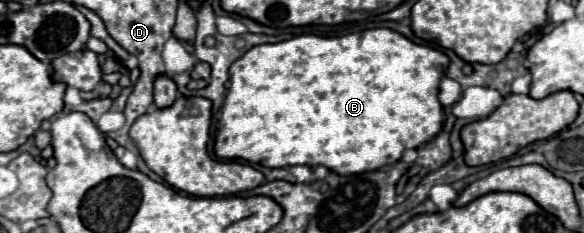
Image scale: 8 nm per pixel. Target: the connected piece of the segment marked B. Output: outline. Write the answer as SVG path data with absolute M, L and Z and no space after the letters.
M378 27L378 29L366 29L358 33L348 33L342 37L318 37L318 35L300 35L296 39L280 41L280 43L264 43L248 49L238 61L230 67L230 87L228 95L222 107L220 117L220 129L216 135L214 151L222 159L242 159L248 163L260 163L264 167L290 167L290 165L324 165L330 171L338 175L358 175L366 171L374 171L386 165L392 165L402 159L402 153L406 149L416 149L422 143L428 143L432 137L436 137L442 129L442 105L438 101L438 85L446 71L448 57L432 49L428 45L416 45L404 35Z

